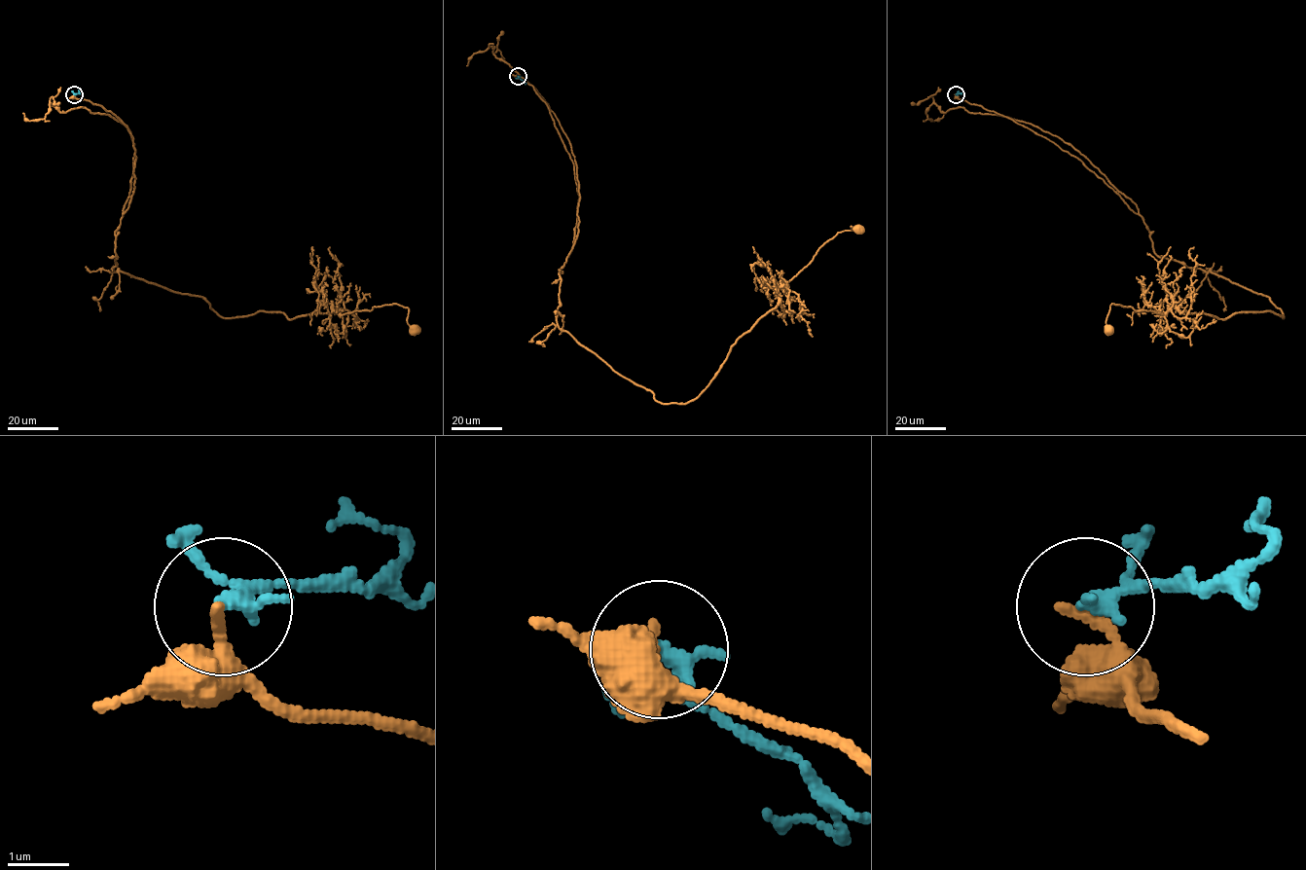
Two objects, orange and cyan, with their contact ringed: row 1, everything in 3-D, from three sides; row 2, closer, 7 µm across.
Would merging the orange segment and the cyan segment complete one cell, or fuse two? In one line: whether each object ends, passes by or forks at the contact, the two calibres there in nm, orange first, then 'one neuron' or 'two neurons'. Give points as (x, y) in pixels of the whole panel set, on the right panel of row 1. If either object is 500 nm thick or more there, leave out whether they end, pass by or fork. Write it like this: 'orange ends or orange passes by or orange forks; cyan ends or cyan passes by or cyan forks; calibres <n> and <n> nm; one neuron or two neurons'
orange ends; cyan passes by; calibres 240 and 200 nm; two neurons

